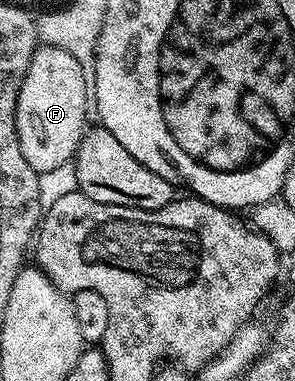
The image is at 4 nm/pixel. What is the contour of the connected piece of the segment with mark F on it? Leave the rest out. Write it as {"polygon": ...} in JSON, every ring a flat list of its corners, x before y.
{"polygon":[[41,45,32,53,30,68,22,80,16,101,18,144,22,144,22,156,26,156,26,164,30,164,30,168,34,168,41,176,47,176,51,170,62,169,67,162,69,165,75,159,76,149,84,135,88,110,90,114,90,83,83,78,81,65,62,48]]}

